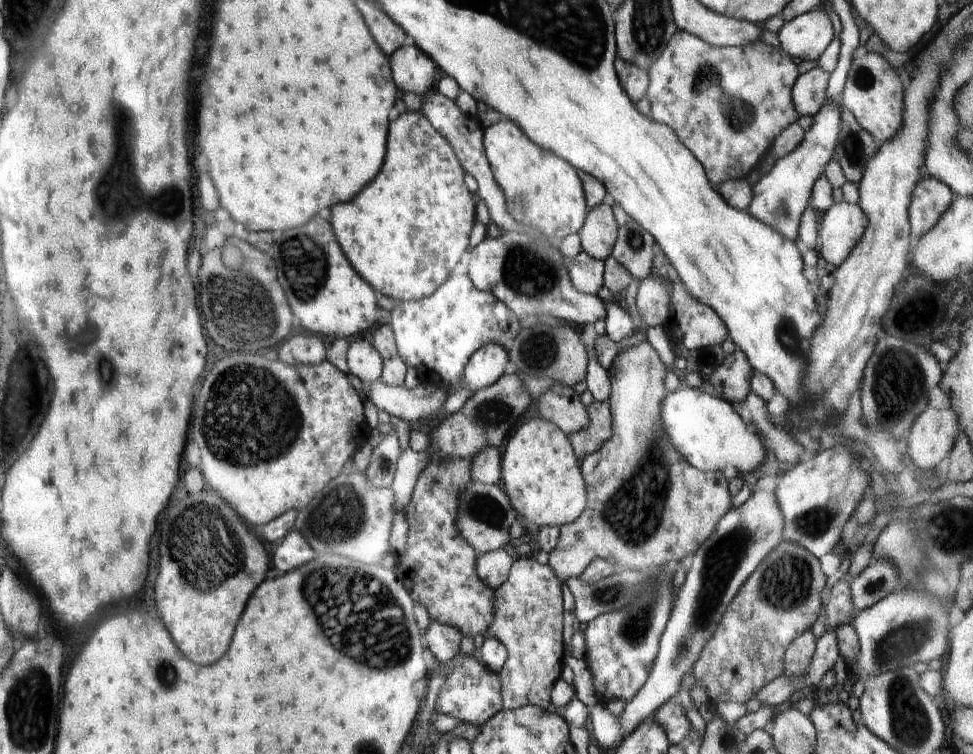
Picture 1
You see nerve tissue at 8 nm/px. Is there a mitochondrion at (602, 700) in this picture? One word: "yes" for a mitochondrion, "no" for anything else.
no

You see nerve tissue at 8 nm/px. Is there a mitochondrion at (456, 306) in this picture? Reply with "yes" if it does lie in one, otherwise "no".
yes

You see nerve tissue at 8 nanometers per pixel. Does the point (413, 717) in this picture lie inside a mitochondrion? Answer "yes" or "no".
no

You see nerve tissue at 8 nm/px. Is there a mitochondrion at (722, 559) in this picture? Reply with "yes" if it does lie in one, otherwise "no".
yes

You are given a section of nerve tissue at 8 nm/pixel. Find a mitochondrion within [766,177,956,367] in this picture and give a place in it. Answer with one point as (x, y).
(783, 208)

